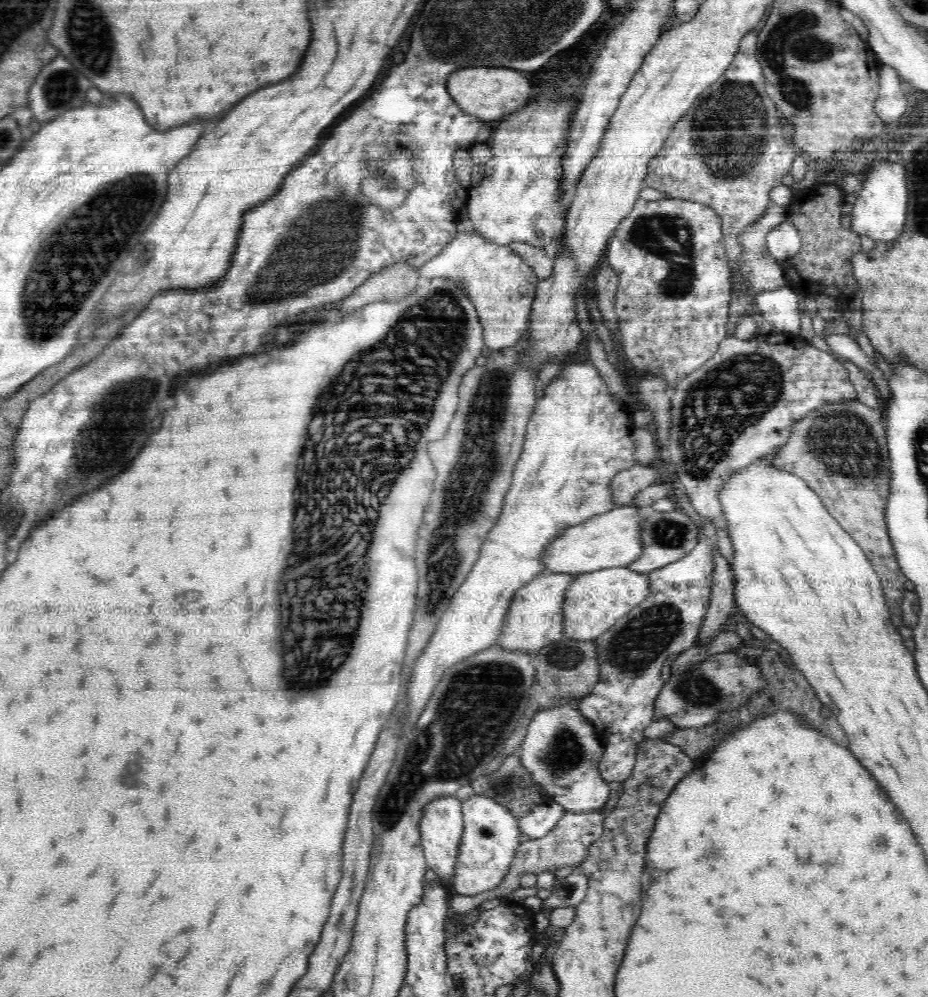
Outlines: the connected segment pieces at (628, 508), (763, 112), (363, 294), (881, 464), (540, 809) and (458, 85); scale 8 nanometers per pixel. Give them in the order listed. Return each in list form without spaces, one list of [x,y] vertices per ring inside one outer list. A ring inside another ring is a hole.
[[[624,505],[614,507],[610,512],[592,516],[584,524],[576,524],[566,528],[566,532],[552,540],[548,548],[544,548],[542,559],[547,573],[574,574],[576,576],[604,568],[628,567],[642,556],[642,522],[638,506]]]
[[[753,30],[742,38],[740,48],[728,70],[712,87],[702,92],[688,114],[680,118],[680,122],[664,140],[661,152],[648,164],[648,174],[643,182],[648,188],[663,192],[667,198],[692,200],[712,208],[722,221],[722,243],[731,269],[744,254],[744,247],[738,236],[763,218],[771,204],[770,190],[781,184],[792,160],[796,160],[798,156],[794,145],[783,133],[782,118],[776,105],[766,96],[766,81],[757,57],[757,40],[758,34]]]
[[[391,264],[372,274],[342,302],[342,312],[354,312],[374,300],[400,300],[418,286],[419,270],[407,264]]]
[[[859,400],[828,403],[807,412],[791,426],[792,434],[774,458],[774,468],[792,472],[808,482],[818,492],[824,508],[836,522],[863,548],[864,554],[882,580],[888,610],[894,626],[902,627],[901,604],[909,583],[896,563],[895,548],[892,546],[885,508],[888,502],[888,448],[886,430],[882,424],[882,408],[872,409]]]
[[[558,803],[538,805],[518,819],[518,827],[530,839],[543,838],[556,826],[564,813],[564,808]]]
[[[464,68],[448,76],[446,86],[462,111],[485,122],[499,122],[512,112],[520,111],[536,93],[530,80],[512,68]]]

